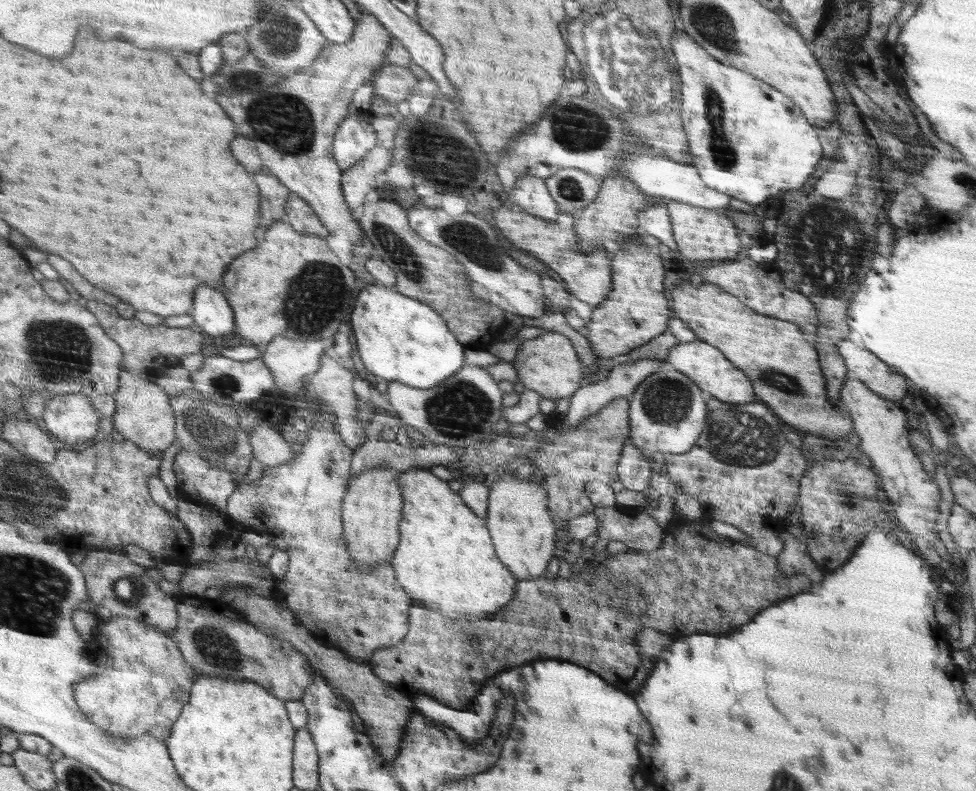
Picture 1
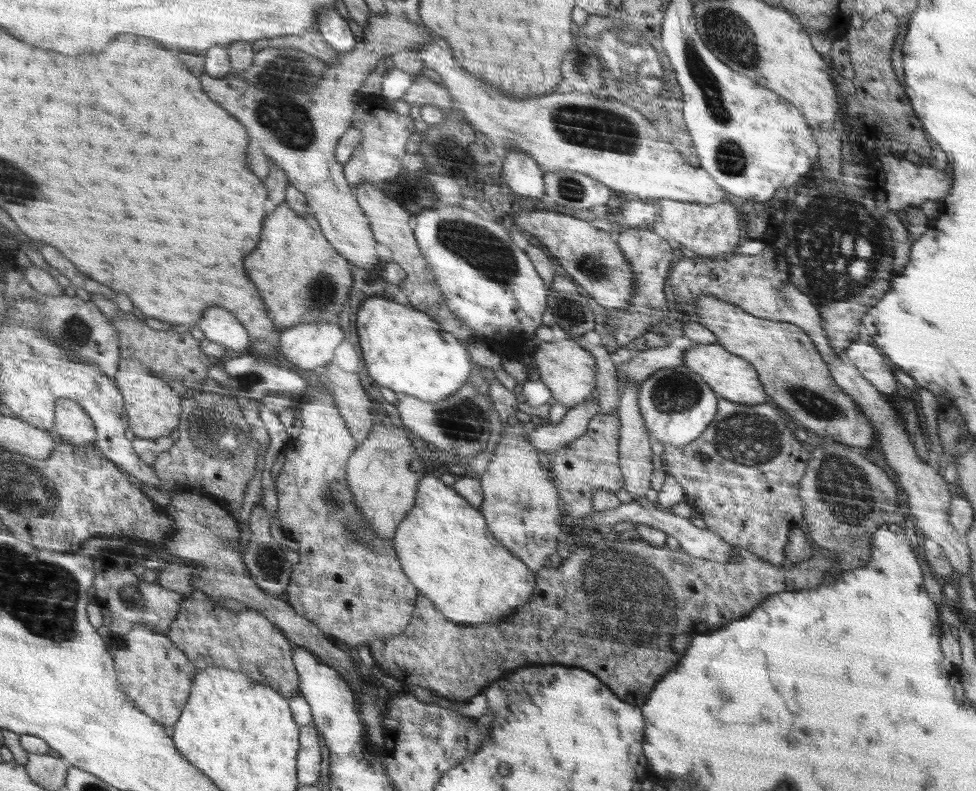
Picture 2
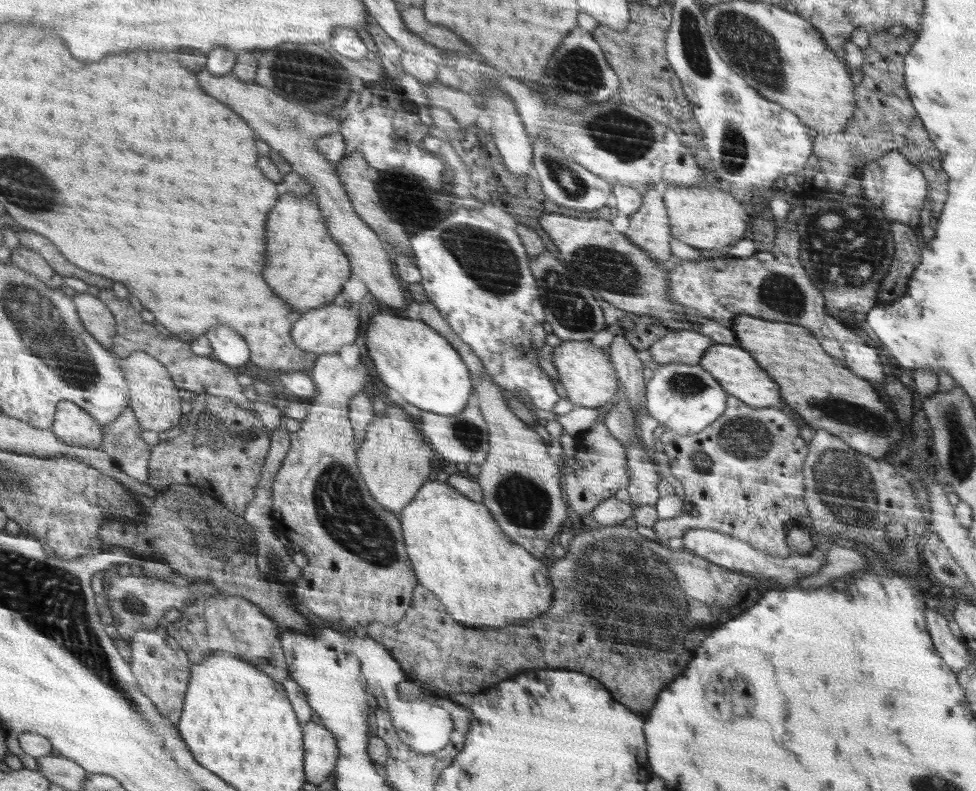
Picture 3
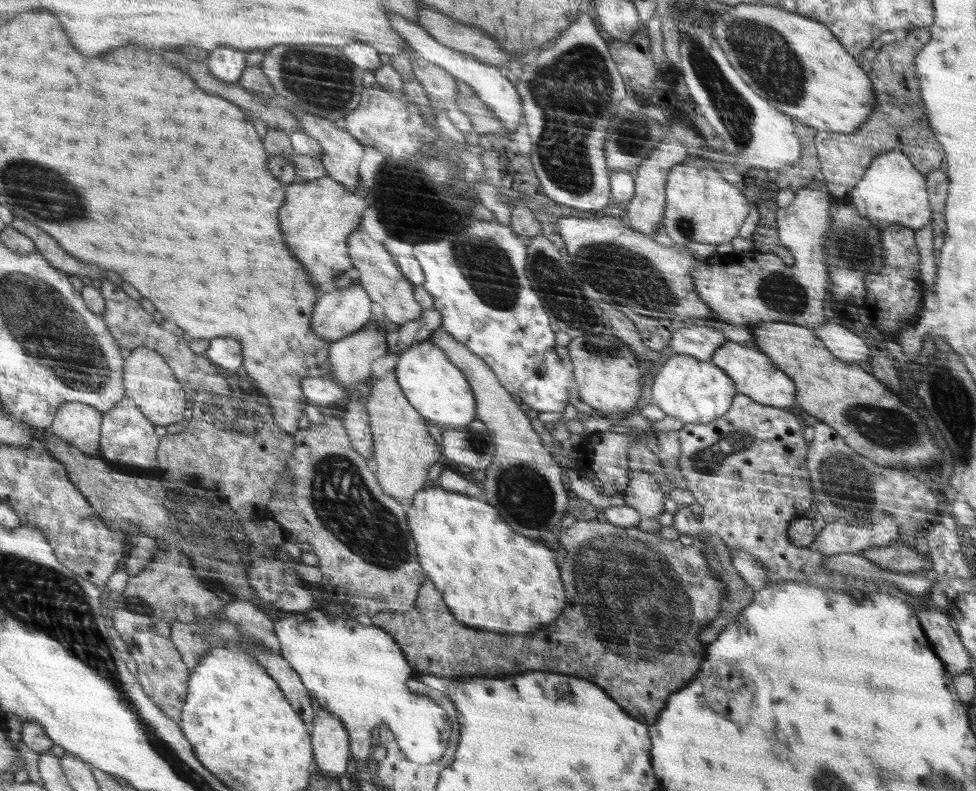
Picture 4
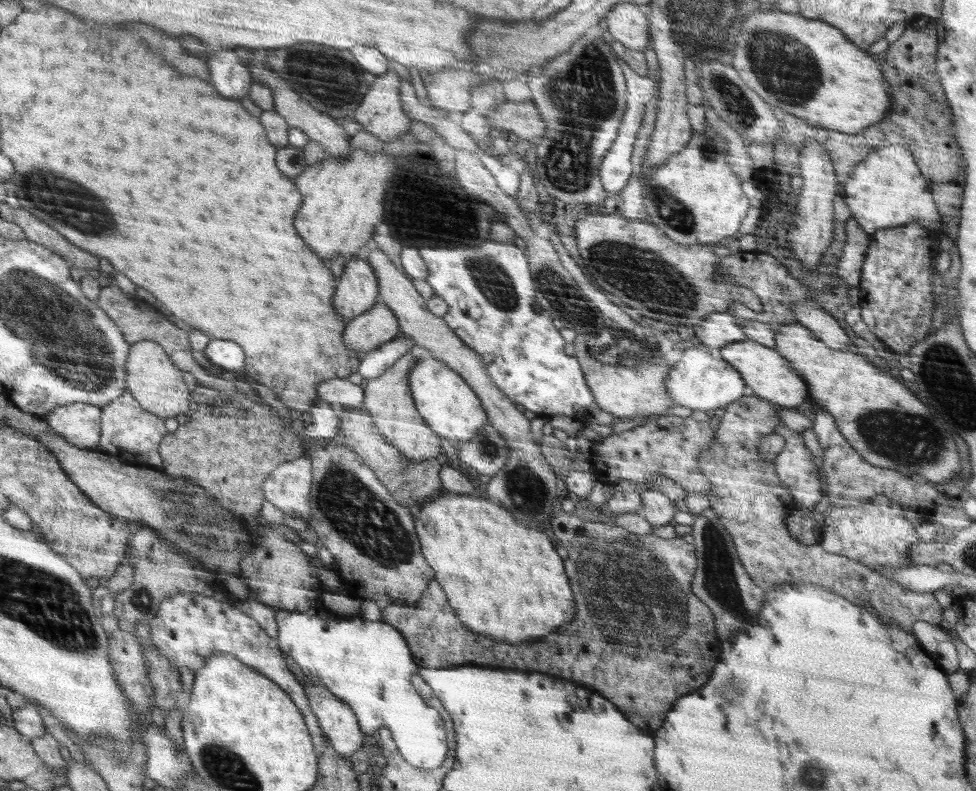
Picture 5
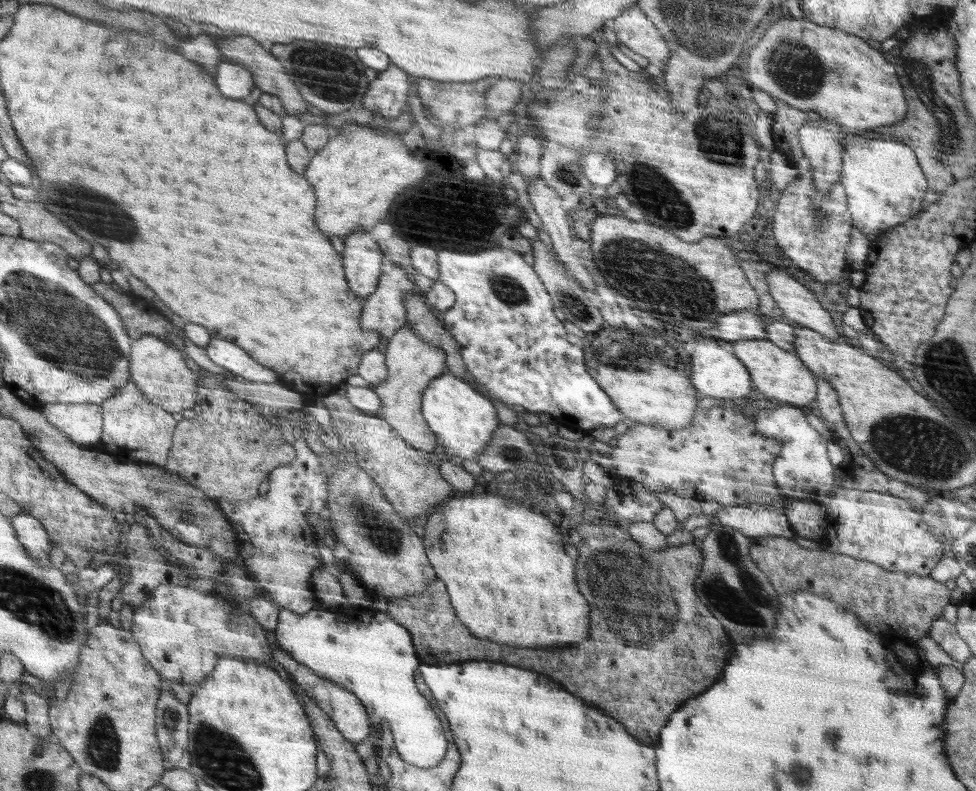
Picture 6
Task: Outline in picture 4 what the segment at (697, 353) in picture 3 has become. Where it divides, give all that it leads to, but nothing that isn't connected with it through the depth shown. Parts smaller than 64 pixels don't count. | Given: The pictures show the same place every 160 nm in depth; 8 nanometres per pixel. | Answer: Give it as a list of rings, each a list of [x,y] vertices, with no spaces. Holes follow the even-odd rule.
[[[683,325],[676,329],[668,341],[668,348],[675,355],[689,354],[698,360],[710,361],[717,348],[720,348],[727,338],[712,327],[701,325]]]

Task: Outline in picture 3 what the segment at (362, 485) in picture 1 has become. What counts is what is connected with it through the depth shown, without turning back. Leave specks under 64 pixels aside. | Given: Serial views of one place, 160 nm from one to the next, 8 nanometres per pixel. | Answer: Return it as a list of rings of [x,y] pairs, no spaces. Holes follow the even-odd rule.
[[[387,400],[388,407],[383,417],[376,417],[367,426],[366,440],[358,446],[360,450],[360,472],[364,472],[363,481],[368,484],[368,492],[376,496],[376,502],[390,512],[400,515],[404,507],[419,492],[419,488],[432,474],[432,448],[424,444],[422,434],[418,432],[413,416],[402,407]]]

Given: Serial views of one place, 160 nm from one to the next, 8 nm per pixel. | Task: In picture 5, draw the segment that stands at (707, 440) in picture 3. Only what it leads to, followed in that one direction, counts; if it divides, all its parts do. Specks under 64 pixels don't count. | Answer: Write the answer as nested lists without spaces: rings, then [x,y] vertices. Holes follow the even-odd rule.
[[[754,394],[730,403],[715,428],[712,448],[697,458],[704,478],[712,485],[711,491],[706,494],[710,501],[709,507],[717,512],[717,522],[732,537],[748,576],[760,588],[775,589],[784,582],[810,582],[831,588],[872,613],[888,615],[891,621],[896,621],[899,627],[909,633],[912,633],[910,630],[916,622],[944,624],[943,608],[932,592],[908,590],[868,565],[826,552],[821,546],[805,545],[790,538],[784,518],[790,510],[798,508],[798,502],[777,475],[774,461],[763,461],[758,455],[761,441],[775,434],[775,428],[782,423],[778,415],[780,408],[780,405]]]

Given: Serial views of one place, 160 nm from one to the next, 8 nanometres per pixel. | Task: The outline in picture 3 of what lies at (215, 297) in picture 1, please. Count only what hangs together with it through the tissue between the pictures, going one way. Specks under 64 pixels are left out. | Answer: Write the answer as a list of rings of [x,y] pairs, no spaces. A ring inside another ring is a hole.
[[[220,326],[220,328],[209,330],[207,335],[215,348],[214,357],[216,359],[236,371],[248,366],[250,349],[244,337],[238,332],[234,332],[228,326]]]

